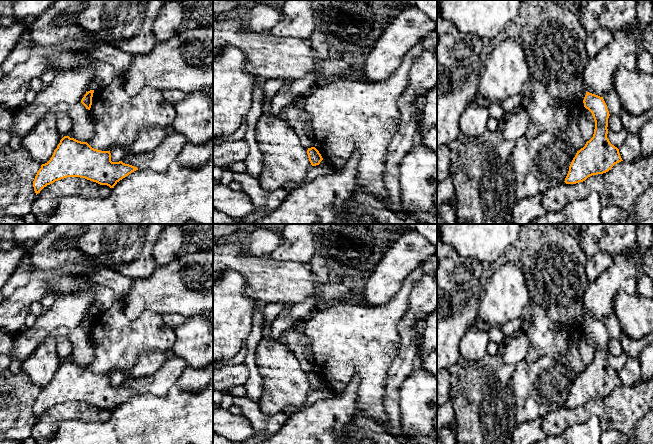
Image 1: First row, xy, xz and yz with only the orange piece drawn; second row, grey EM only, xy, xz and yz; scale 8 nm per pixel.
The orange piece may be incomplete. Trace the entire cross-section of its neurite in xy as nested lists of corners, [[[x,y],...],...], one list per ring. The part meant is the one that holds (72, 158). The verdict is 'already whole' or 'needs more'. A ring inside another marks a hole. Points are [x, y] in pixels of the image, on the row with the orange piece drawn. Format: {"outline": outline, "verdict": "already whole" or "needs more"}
{"outline": [[[64,136],[50,160],[41,165],[33,187],[37,195],[55,181],[80,177],[114,188],[120,180],[136,170],[137,167],[122,161],[112,162],[110,151],[97,150],[87,142]]], "verdict": "already whole"}

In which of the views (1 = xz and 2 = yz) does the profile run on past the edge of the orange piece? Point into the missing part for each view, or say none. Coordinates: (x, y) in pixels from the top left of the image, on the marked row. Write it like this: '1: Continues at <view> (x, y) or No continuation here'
1: No continuation here
2: No continuation here

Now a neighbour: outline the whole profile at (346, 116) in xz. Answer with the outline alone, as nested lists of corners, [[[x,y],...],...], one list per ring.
[[[419,41],[406,53],[396,72],[383,82],[338,79],[317,84],[301,100],[302,107],[311,117],[314,147],[322,158],[337,170],[344,167],[353,152],[357,151],[357,174],[361,189],[380,198],[384,204],[389,203],[384,184],[388,147],[401,122],[399,99],[409,85],[410,70],[421,53],[422,43]]]

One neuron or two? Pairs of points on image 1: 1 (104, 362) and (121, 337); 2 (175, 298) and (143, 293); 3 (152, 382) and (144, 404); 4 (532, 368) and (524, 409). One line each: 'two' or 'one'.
1: one
2: one
3: two
4: one

